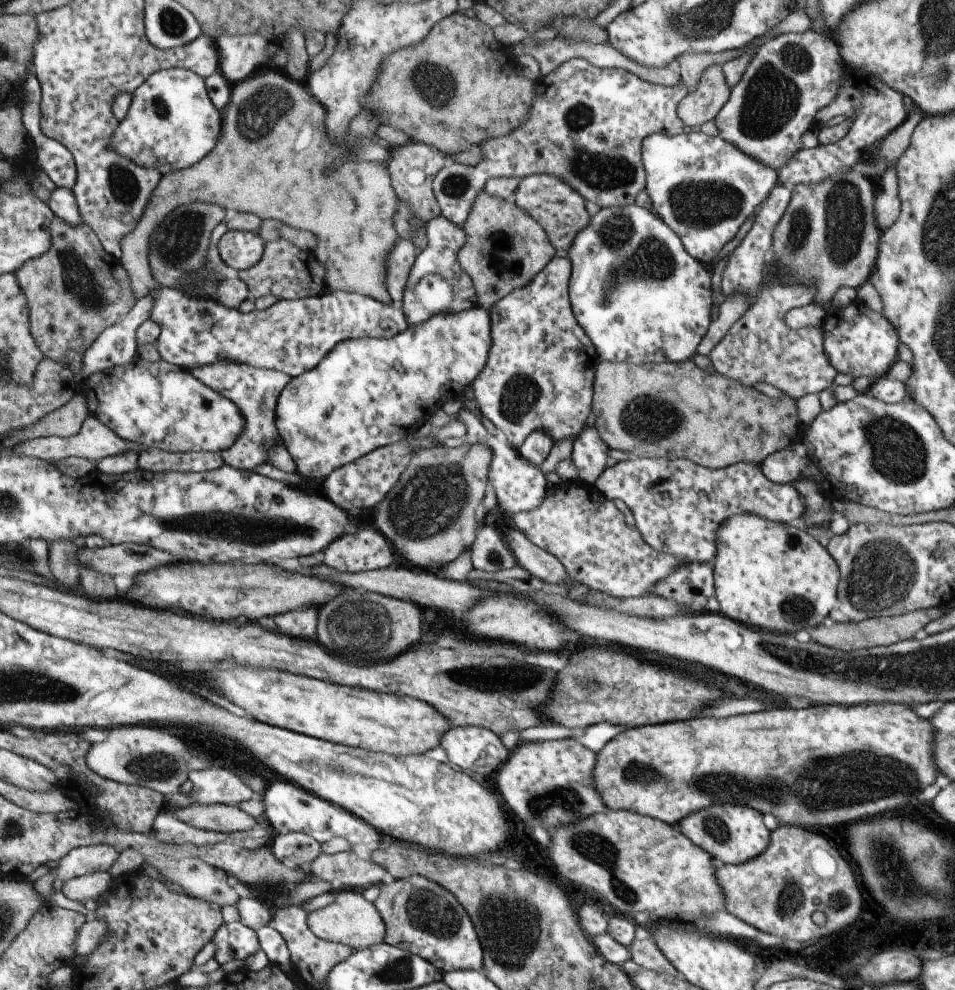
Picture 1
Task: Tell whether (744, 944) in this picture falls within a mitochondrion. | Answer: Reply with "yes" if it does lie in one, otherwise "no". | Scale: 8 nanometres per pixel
no

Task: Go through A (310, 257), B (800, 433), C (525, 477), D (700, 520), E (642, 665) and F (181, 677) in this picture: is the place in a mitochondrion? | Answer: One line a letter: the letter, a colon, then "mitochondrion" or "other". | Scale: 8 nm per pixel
A: other
B: other
C: other
D: other
E: other
F: other

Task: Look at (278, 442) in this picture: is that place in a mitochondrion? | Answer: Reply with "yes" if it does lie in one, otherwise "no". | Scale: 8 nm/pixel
no

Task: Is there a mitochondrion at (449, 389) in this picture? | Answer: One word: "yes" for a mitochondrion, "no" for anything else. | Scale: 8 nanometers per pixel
no

